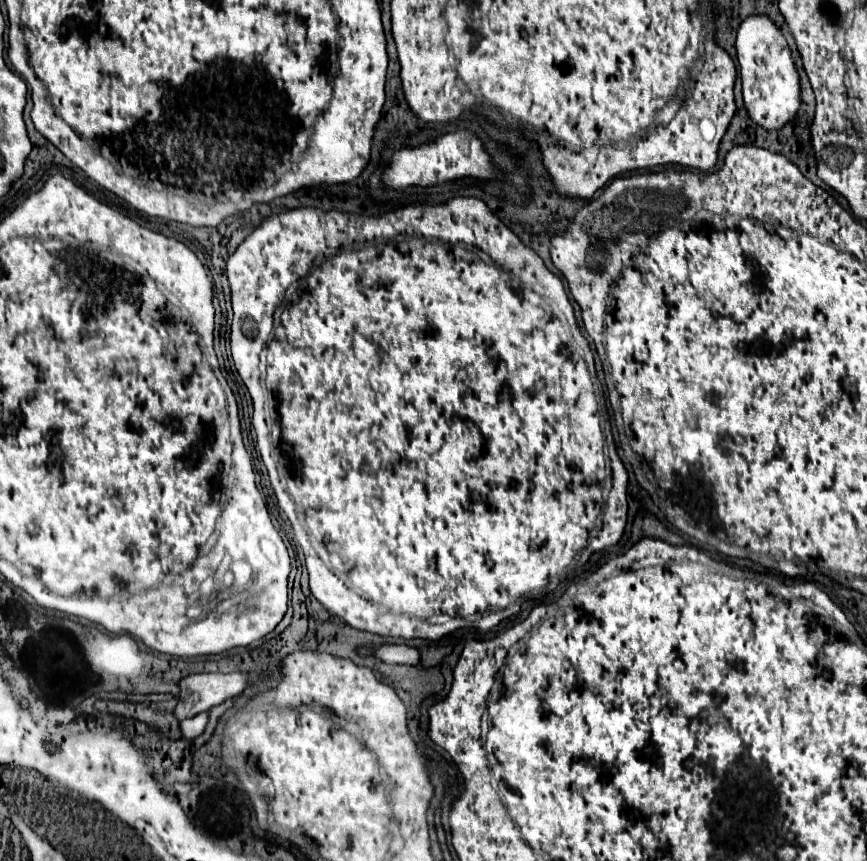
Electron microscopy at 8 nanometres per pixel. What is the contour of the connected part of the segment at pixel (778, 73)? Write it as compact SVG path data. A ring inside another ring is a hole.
M766 14L748 16L738 28L736 50L748 116L752 118L752 122L756 122L766 130L784 128L796 116L802 104L800 76L792 60L792 50L784 38L784 32Z

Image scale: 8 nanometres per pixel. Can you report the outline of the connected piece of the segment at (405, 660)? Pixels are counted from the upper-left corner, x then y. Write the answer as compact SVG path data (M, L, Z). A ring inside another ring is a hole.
M382 644L374 654L388 664L410 664L410 666L422 664L420 650L406 644Z

